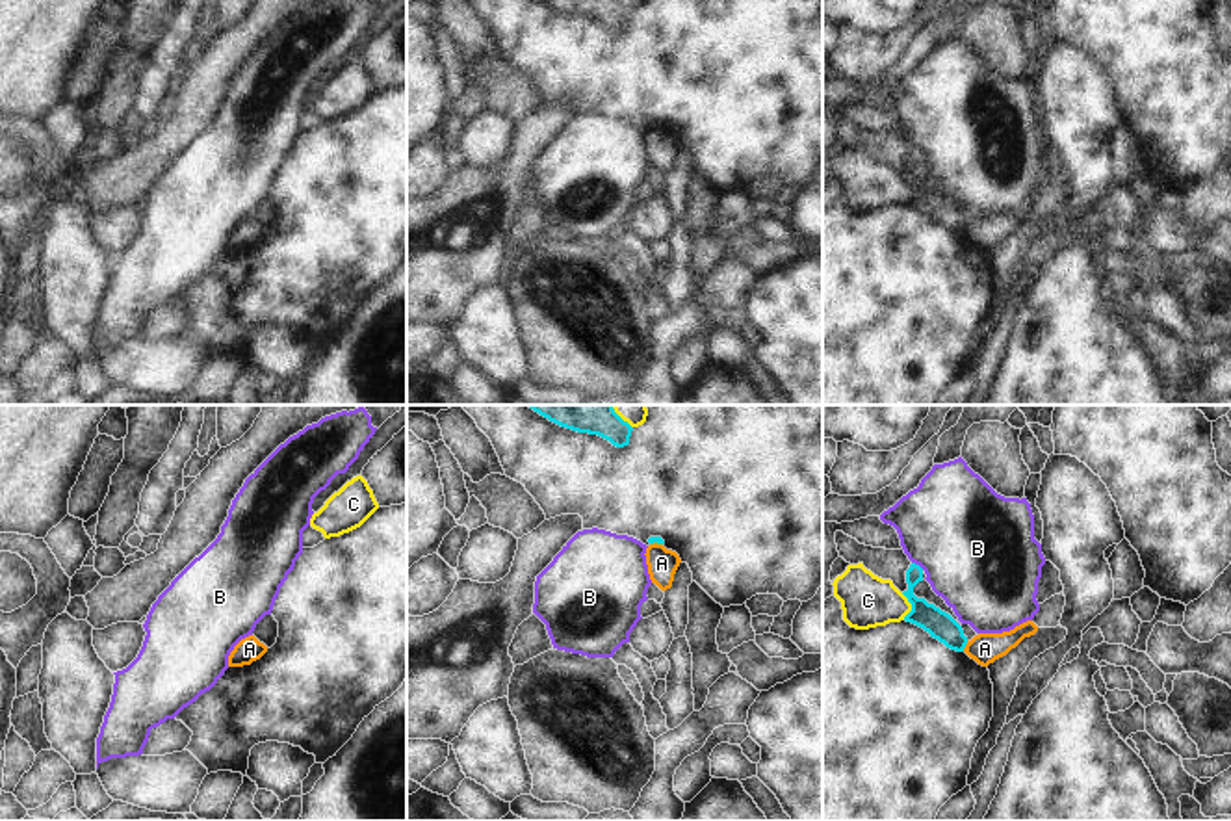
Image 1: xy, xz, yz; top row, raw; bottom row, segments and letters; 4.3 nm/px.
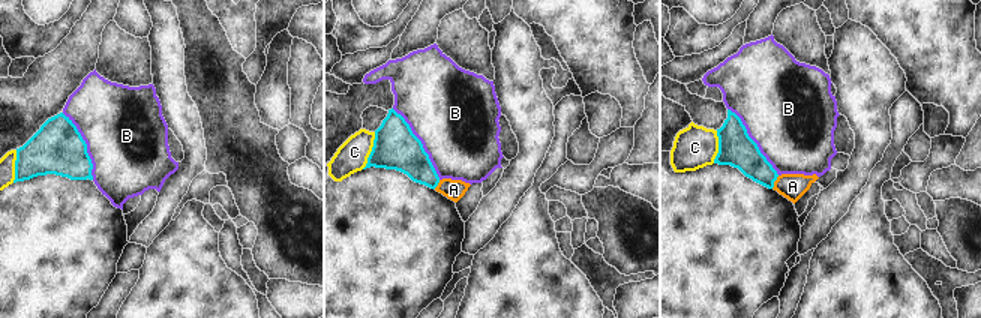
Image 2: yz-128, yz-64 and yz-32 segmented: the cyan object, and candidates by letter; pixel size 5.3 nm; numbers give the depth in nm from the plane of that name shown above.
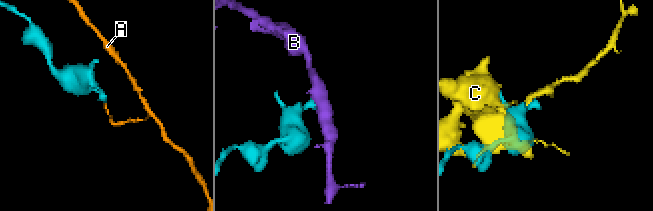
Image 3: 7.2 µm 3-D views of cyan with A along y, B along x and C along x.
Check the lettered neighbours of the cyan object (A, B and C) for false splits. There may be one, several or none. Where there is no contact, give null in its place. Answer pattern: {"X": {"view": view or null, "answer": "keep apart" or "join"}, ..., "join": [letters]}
{"A": {"view": "yz", "answer": "keep apart"}, "B": {"view": "yz", "answer": "keep apart"}, "C": {"view": "yz", "answer": "keep apart"}, "join": []}

